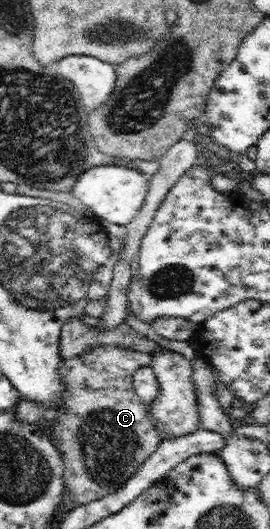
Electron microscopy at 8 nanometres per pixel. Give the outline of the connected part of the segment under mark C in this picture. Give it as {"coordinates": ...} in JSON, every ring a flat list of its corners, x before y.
{"coordinates":[[102,345,94,346,94,349,85,351,70,361,61,361,59,373,65,382,64,395,60,399,56,419,50,424,52,444,60,452,64,462,64,501,71,499,75,505,81,506,114,493,138,471,147,457,157,451,164,437,154,426,148,406,138,397,132,385,134,373,142,367,151,366,152,359,152,354,148,352,120,345]]}

